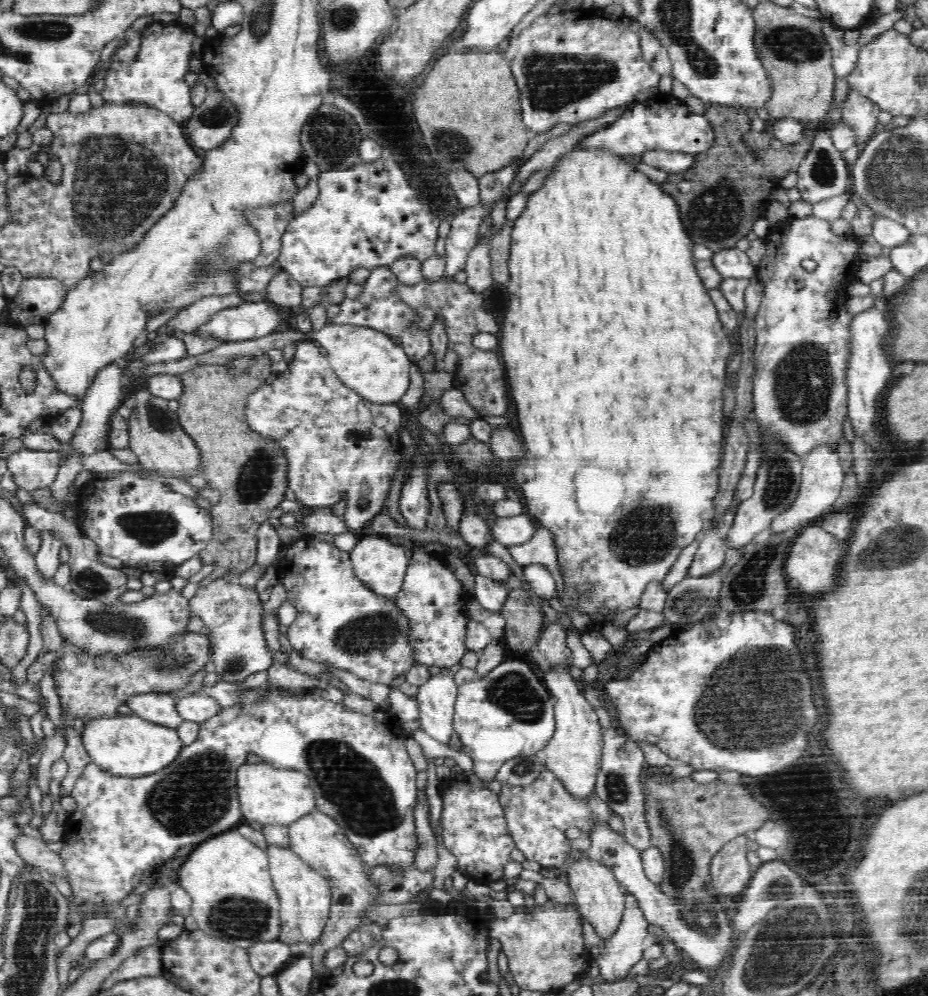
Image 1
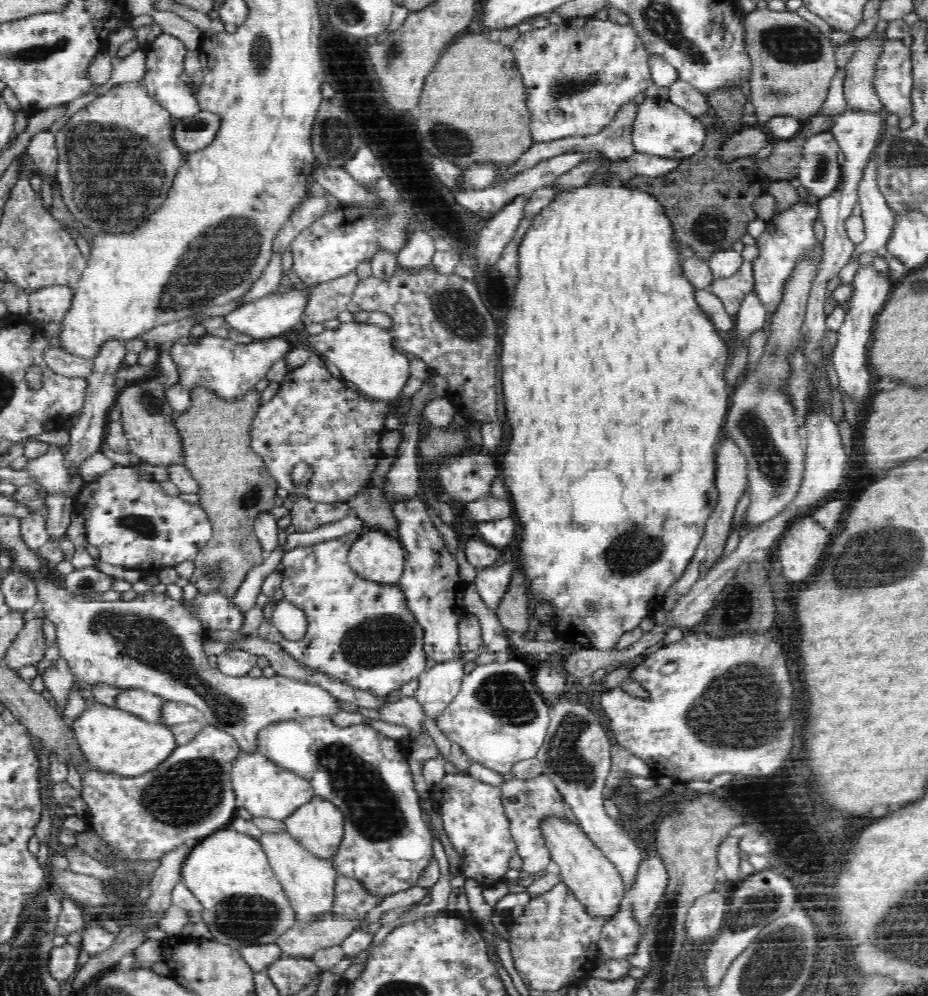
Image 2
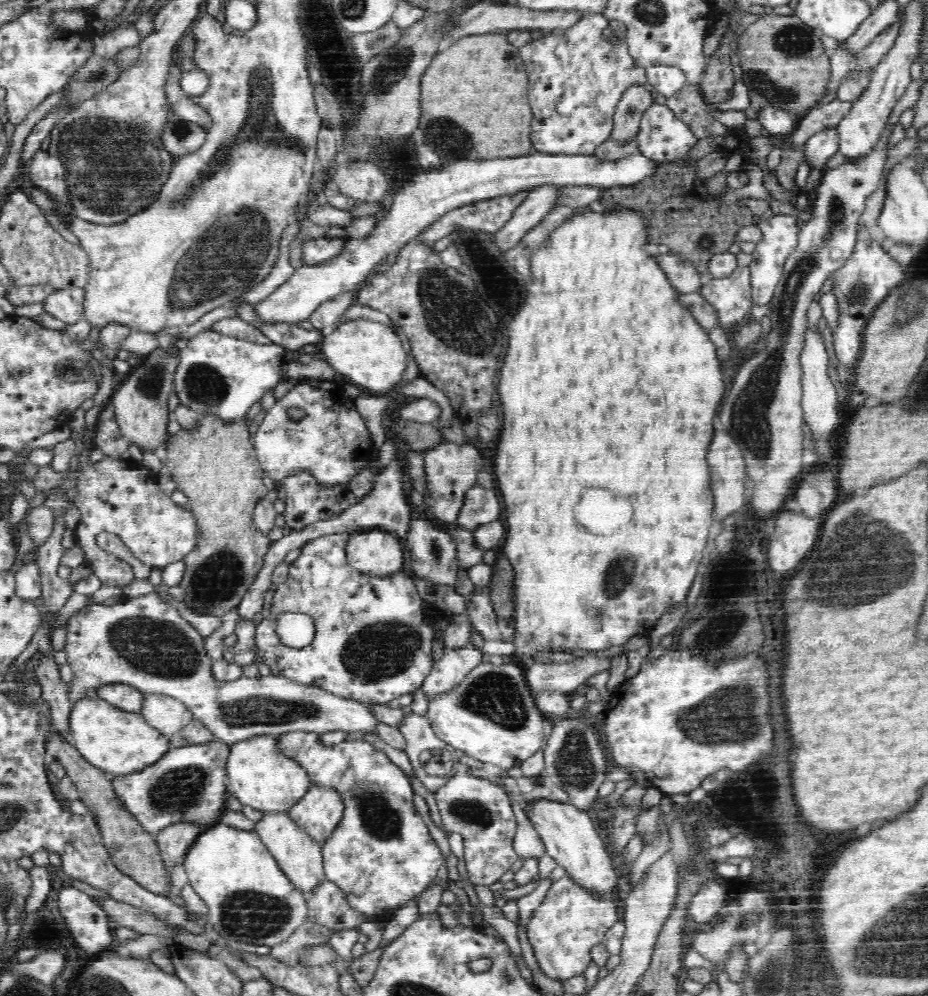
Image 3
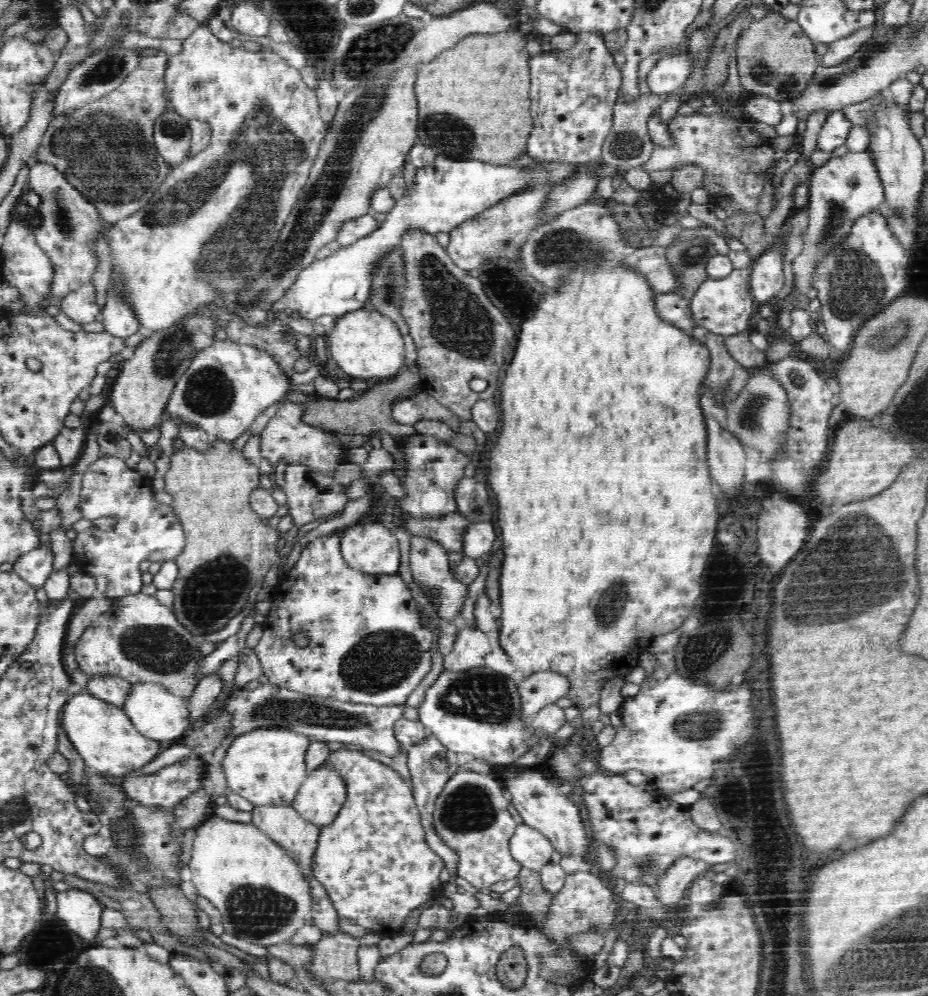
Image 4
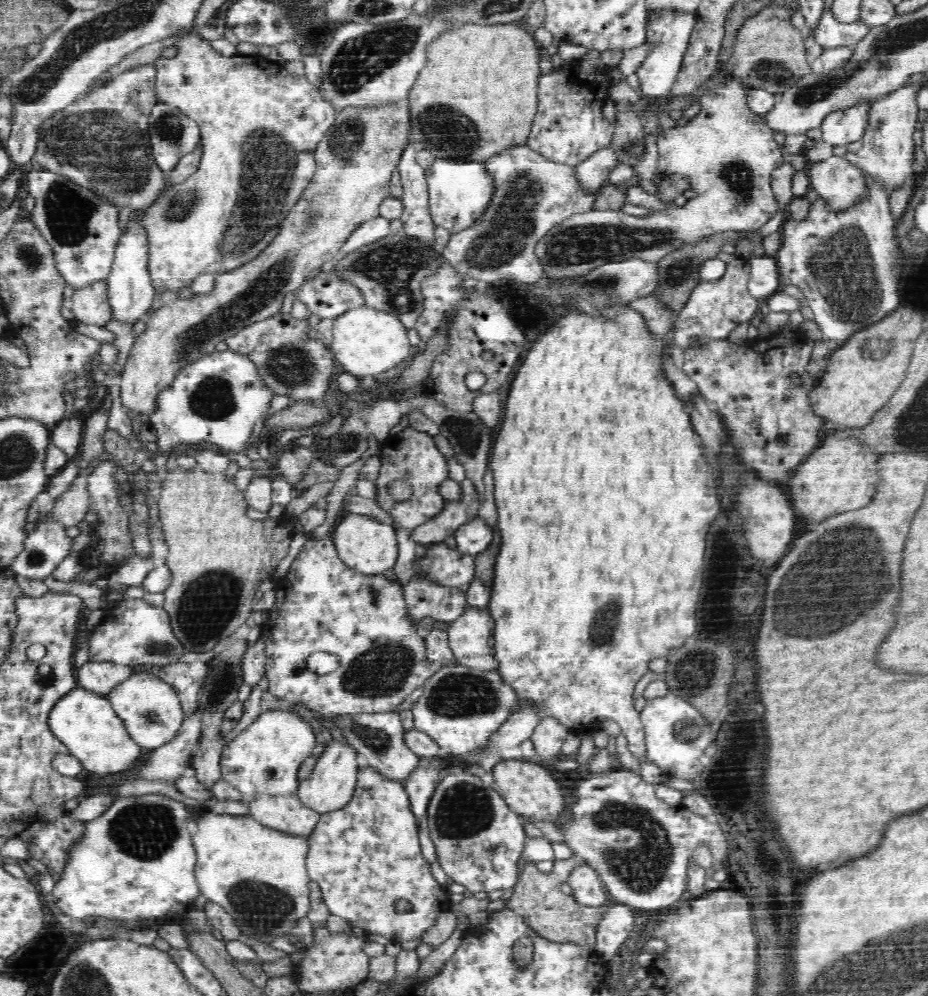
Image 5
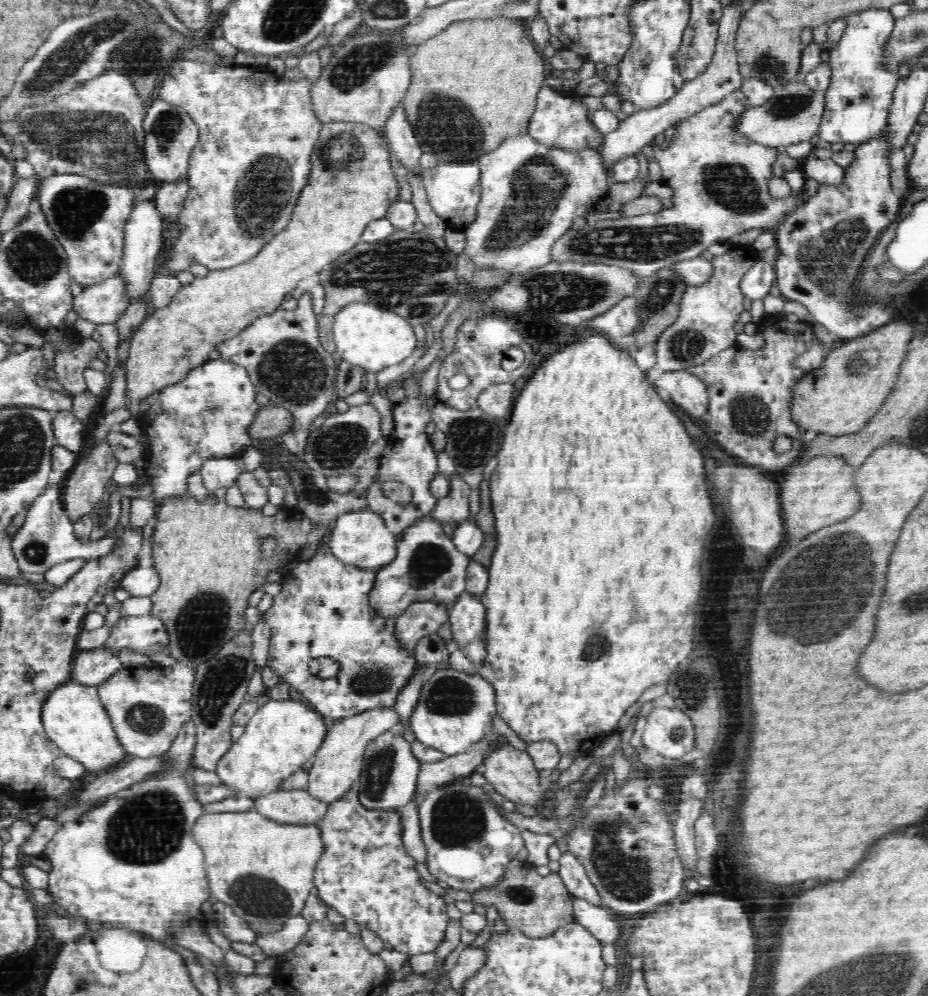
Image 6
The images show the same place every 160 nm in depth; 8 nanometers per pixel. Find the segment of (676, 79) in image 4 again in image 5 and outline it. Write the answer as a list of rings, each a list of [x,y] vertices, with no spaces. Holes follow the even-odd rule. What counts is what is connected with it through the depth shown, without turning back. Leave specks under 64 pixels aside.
[[[658,12],[646,29],[646,44],[650,44],[650,52],[644,62],[636,70],[640,82],[640,94],[646,97],[664,97],[671,92],[678,73],[681,72],[682,61],[692,29],[695,25],[694,14],[669,14]]]

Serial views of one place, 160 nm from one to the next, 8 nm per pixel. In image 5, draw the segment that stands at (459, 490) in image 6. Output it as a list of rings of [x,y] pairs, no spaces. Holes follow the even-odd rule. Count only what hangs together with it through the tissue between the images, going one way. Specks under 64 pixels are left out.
[[[467,478],[462,480],[460,500],[446,502],[440,513],[429,518],[424,524],[411,529],[410,537],[420,545],[440,544],[443,540],[455,534],[462,525],[477,517],[479,496],[473,482]]]

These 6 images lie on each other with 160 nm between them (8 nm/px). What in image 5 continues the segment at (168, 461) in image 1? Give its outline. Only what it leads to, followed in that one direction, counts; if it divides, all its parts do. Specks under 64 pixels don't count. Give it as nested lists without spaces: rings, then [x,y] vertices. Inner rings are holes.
[[[399,101],[346,106],[335,115],[335,122],[315,150],[315,173],[300,200],[284,218],[278,236],[256,257],[240,269],[214,276],[214,290],[195,294],[192,300],[176,300],[156,310],[146,321],[146,330],[136,336],[126,365],[121,372],[120,396],[124,408],[134,415],[150,414],[157,408],[160,394],[186,366],[216,351],[218,342],[246,326],[279,314],[288,293],[298,291],[308,274],[334,258],[348,237],[363,222],[379,216],[380,203],[390,197],[388,183],[410,142],[409,108],[401,109]]]

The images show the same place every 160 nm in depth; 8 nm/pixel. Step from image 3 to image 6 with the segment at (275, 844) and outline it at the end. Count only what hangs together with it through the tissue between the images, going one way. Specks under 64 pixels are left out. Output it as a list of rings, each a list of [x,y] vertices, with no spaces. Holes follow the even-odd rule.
[[[279,790],[254,800],[254,810],[271,821],[283,825],[318,824],[328,805],[316,801],[306,790]]]

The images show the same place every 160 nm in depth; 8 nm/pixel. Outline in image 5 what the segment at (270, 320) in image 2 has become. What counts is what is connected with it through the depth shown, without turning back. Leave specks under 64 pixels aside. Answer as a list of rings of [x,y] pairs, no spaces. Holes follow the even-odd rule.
[[[435,158],[433,165],[426,169],[428,206],[435,226],[448,229],[454,235],[472,226],[486,210],[493,193],[493,178],[483,162],[457,161]],[[333,269],[304,280],[294,299],[302,301],[316,319],[336,319],[348,310],[364,306],[362,291],[340,281]]]

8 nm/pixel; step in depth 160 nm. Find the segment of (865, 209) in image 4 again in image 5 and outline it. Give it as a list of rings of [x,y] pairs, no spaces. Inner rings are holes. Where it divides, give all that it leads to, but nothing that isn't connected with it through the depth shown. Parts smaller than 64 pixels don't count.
[[[832,155],[826,160],[812,162],[806,172],[812,187],[831,210],[844,212],[868,198],[872,178],[856,163]]]

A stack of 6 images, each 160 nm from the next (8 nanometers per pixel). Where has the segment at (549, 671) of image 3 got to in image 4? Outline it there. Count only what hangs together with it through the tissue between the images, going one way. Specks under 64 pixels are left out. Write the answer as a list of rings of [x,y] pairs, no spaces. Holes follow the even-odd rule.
[[[541,670],[518,682],[522,699],[522,717],[532,721],[541,708],[564,697],[569,692],[569,686],[570,680],[562,674],[542,672]]]

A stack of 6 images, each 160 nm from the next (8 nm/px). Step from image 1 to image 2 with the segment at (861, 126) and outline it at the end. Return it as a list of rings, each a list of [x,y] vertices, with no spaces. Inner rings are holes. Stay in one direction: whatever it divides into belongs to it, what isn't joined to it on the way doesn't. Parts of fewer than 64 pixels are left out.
[[[868,35],[859,39],[850,61],[843,67],[843,94],[847,109],[884,112],[884,105],[874,89],[876,62],[884,50],[885,35]]]

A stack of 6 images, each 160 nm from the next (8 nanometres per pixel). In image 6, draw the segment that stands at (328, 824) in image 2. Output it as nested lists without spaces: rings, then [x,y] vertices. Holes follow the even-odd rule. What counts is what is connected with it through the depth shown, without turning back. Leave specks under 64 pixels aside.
[[[393,708],[370,709],[365,713],[336,721],[332,728],[328,729],[324,742],[315,754],[314,765],[309,771],[307,793],[324,805],[340,801],[360,779],[367,743],[383,731],[398,727],[398,722],[399,714]]]

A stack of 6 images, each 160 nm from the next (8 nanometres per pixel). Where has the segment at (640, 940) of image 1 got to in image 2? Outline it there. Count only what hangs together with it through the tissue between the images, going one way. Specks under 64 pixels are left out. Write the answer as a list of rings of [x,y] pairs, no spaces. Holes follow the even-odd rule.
[[[621,907],[602,927],[598,942],[599,960],[628,958],[636,952],[642,936],[640,925],[634,920],[632,913]]]

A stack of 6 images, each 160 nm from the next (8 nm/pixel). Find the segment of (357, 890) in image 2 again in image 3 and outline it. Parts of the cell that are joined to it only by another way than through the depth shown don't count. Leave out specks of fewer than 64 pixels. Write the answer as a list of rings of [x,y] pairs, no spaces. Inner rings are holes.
[[[330,881],[322,882],[318,890],[307,895],[307,910],[309,920],[334,933],[358,927],[367,920],[365,914],[348,907],[344,891]]]

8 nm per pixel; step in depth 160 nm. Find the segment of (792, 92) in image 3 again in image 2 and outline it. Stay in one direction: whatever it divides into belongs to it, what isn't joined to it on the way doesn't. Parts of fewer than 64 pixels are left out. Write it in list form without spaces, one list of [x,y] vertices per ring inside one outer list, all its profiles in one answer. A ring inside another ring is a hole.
[[[768,7],[756,8],[746,13],[743,27],[745,51],[751,58],[749,74],[754,74],[754,82],[749,82],[752,91],[749,110],[756,116],[759,125],[777,116],[807,119],[818,114],[829,94],[831,80],[839,70],[836,65],[835,46],[830,42],[828,35],[797,12],[774,11]]]

